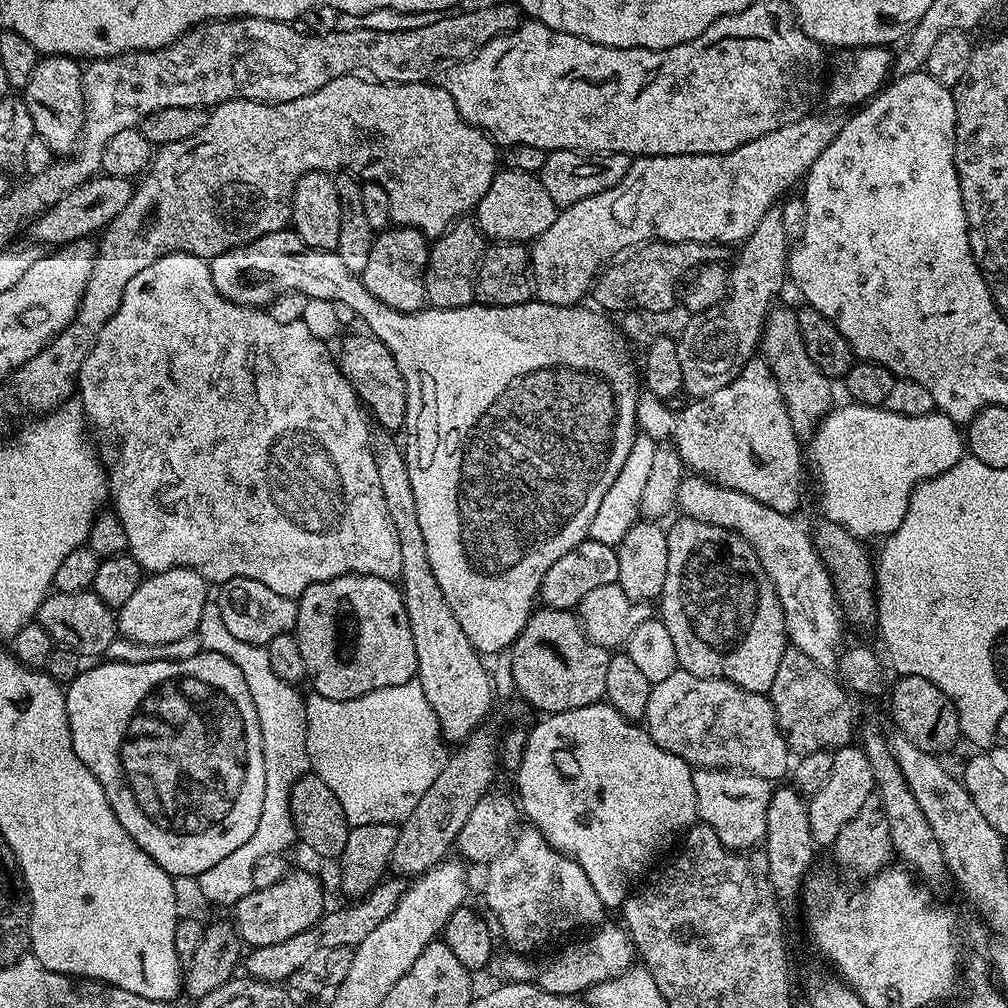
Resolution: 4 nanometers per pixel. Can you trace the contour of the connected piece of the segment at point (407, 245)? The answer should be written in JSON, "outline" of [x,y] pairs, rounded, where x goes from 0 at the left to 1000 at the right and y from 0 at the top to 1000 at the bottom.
{"outline":[[[386,225],[369,239],[367,257],[359,277],[363,288],[395,310],[416,310],[422,305],[421,269],[425,263],[426,239],[416,226]]]}

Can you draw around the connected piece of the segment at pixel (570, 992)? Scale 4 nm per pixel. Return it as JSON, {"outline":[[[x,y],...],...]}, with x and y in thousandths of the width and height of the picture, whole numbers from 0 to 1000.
{"outline":[[[605,918],[595,919],[586,926],[587,929],[579,938],[567,937],[560,940],[548,953],[544,960],[540,960],[534,969],[536,979],[541,980],[546,986],[555,988],[569,988],[582,985],[590,976],[596,976],[602,972],[608,972],[628,959],[629,938],[626,929],[618,920],[609,921]]]}

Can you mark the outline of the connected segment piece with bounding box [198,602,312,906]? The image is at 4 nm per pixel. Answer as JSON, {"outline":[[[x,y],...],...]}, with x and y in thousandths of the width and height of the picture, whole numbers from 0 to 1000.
{"outline":[[[208,597],[200,605],[196,630],[201,646],[220,649],[224,653],[228,653],[228,657],[232,657],[232,661],[236,661],[236,665],[240,665],[240,673],[244,673],[244,681],[248,681],[248,692],[252,692],[252,704],[256,704],[256,720],[260,728],[260,756],[264,764],[264,784],[260,788],[260,809],[256,811],[256,820],[252,823],[248,835],[240,835],[240,839],[236,839],[236,843],[232,843],[232,847],[224,847],[224,851],[220,851],[214,858],[208,859],[208,863],[200,863],[200,867],[196,871],[200,879],[200,887],[204,887],[207,898],[226,897],[225,899],[233,899],[241,889],[252,884],[250,860],[257,853],[262,853],[265,849],[272,848],[273,845],[282,845],[290,836],[292,838],[295,836],[294,819],[288,808],[288,788],[290,781],[301,770],[307,769],[310,761],[304,744],[303,691],[294,688],[297,687],[295,680],[280,677],[280,673],[276,673],[276,669],[272,669],[272,665],[268,665],[268,649],[265,642],[240,637],[240,633],[232,633],[232,629],[228,629],[228,625],[224,625],[213,597]]]}

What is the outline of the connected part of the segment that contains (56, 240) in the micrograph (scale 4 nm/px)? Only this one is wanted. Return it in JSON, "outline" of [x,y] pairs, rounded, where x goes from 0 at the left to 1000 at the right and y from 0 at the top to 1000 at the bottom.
{"outline":[[[102,173],[92,175],[81,185],[77,185],[77,188],[69,188],[69,192],[65,192],[65,196],[58,196],[58,200],[54,200],[54,204],[50,204],[41,214],[37,214],[32,219],[30,229],[32,229],[33,236],[37,238],[35,241],[63,244],[98,231],[106,226],[109,219],[117,216],[117,212],[121,212],[121,208],[125,208],[125,204],[131,199],[132,189],[131,179]]]}

